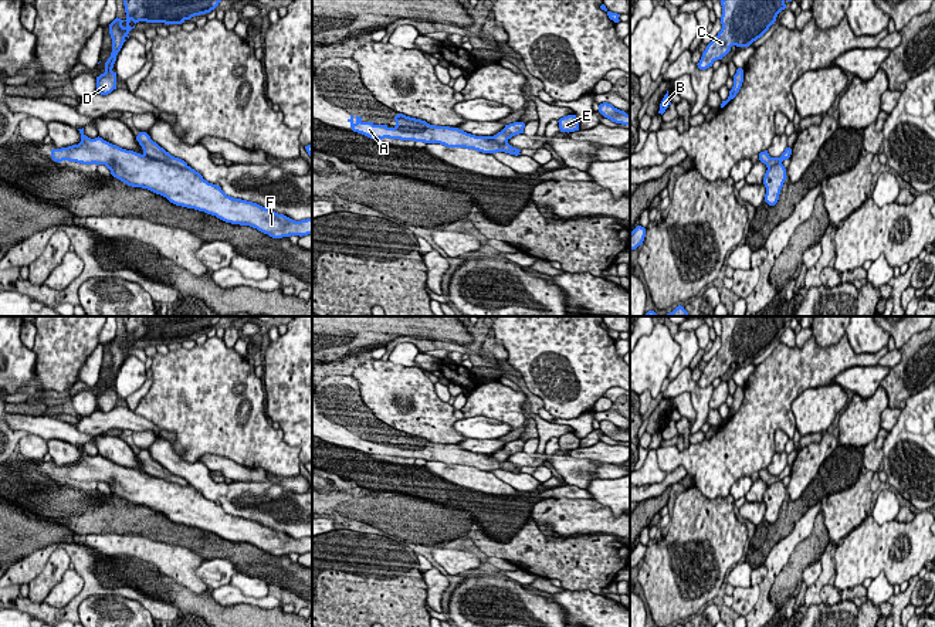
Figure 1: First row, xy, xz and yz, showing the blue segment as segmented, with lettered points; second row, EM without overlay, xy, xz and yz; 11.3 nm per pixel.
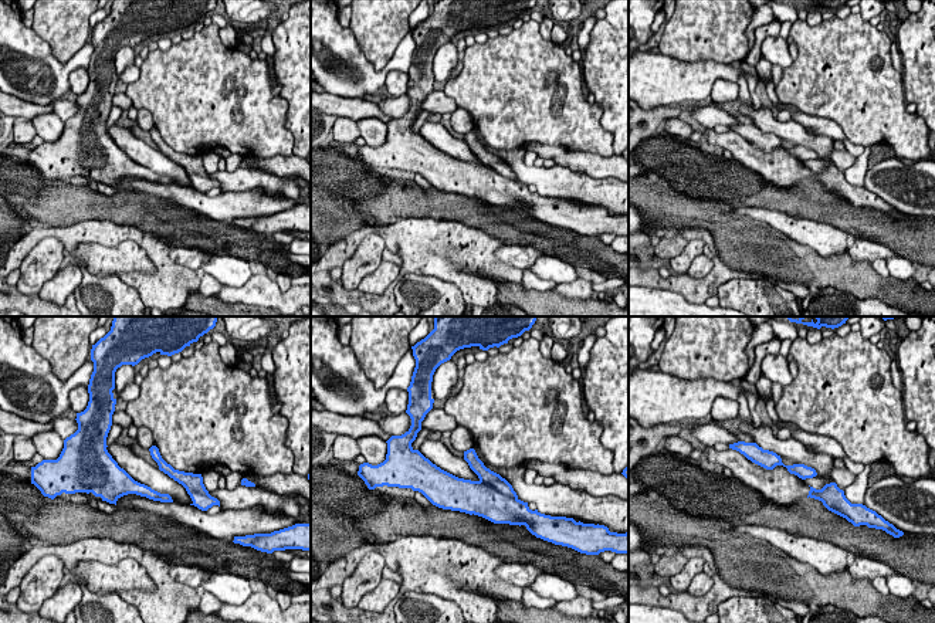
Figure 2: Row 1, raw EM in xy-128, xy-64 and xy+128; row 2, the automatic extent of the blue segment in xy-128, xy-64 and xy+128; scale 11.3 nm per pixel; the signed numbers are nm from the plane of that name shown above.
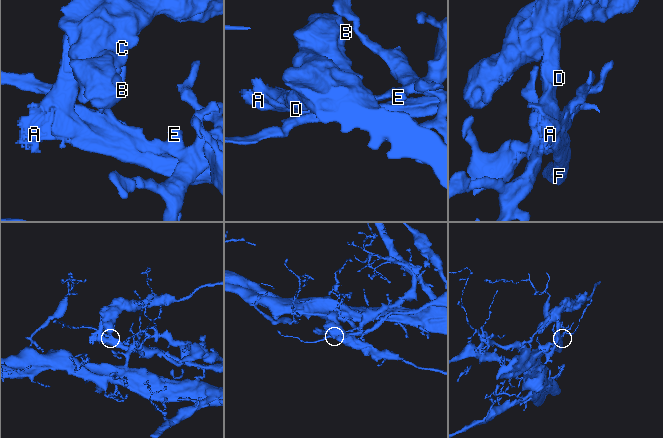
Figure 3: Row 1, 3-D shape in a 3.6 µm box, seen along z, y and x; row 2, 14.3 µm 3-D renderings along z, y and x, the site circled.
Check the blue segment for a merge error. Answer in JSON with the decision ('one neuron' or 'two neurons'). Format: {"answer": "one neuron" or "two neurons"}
{"answer": "two neurons"}

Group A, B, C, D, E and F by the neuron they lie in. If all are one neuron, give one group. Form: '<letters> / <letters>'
A B C D F / E

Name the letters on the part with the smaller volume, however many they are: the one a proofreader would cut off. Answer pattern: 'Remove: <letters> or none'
Remove: A, B, C, D, F

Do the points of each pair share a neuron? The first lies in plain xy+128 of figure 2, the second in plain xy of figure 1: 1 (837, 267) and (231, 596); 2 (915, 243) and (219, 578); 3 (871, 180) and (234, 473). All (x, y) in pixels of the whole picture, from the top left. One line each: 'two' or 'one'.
1: two
2: two
3: two

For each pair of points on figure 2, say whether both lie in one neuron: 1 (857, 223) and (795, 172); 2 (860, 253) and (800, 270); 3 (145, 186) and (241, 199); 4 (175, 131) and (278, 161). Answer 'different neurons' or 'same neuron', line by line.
1: different neurons
2: different neurons
3: same neuron
4: different neurons

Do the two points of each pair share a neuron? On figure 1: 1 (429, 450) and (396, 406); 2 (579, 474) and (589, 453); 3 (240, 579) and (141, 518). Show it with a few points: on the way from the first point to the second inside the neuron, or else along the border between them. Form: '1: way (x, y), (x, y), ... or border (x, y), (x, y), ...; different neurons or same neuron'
1: border (388, 424), (430, 441), (451, 444); different neurons
2: border (566, 451), (571, 458), (599, 460), (615, 464); different neurons
3: border (239, 572), (247, 576), (258, 576), (268, 585); different neurons

